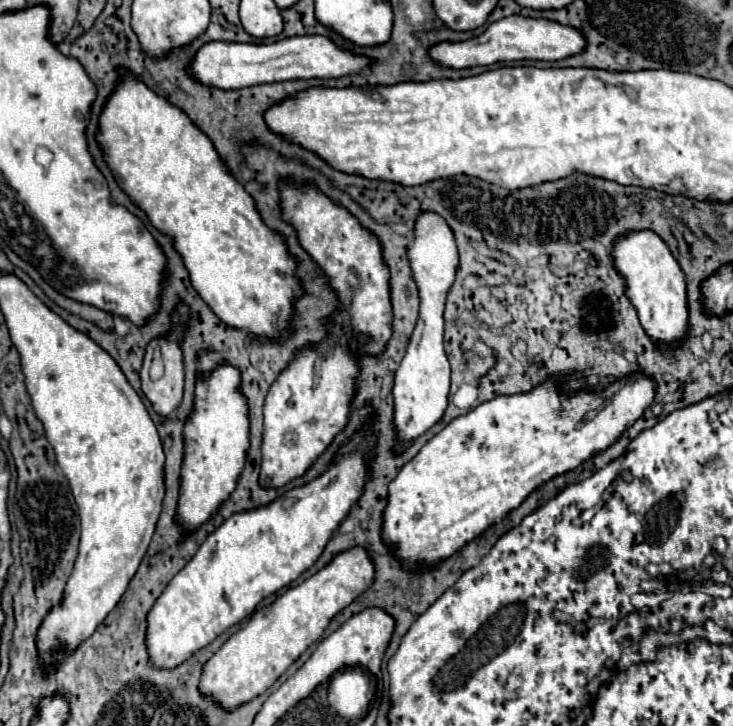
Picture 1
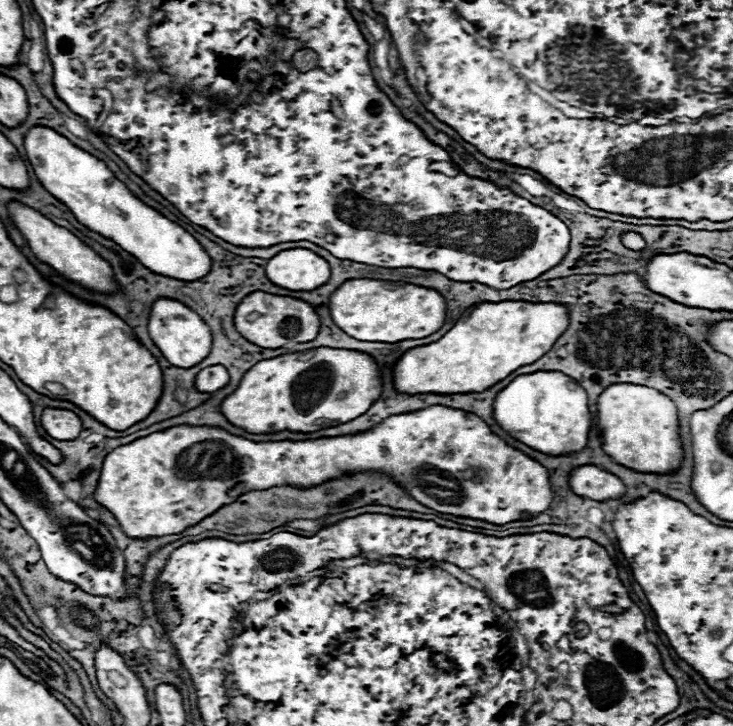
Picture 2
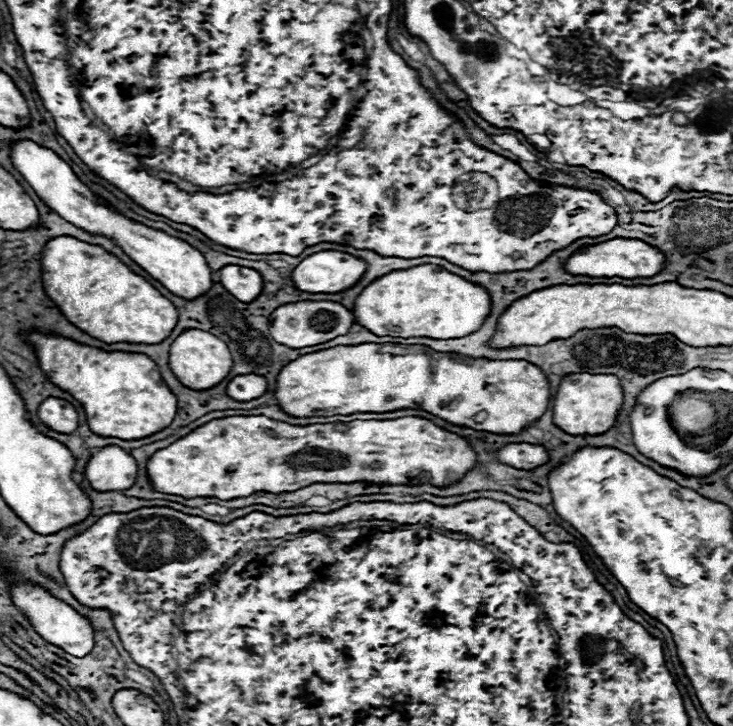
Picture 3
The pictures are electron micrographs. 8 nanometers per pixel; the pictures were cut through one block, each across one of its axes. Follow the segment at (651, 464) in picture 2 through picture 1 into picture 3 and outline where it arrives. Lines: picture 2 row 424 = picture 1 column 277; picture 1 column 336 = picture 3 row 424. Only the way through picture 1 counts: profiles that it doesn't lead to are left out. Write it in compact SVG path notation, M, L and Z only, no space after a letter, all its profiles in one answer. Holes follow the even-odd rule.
M566 374L552 400L552 422L572 436L598 434L614 426L616 414L622 406L622 386L614 374Z

